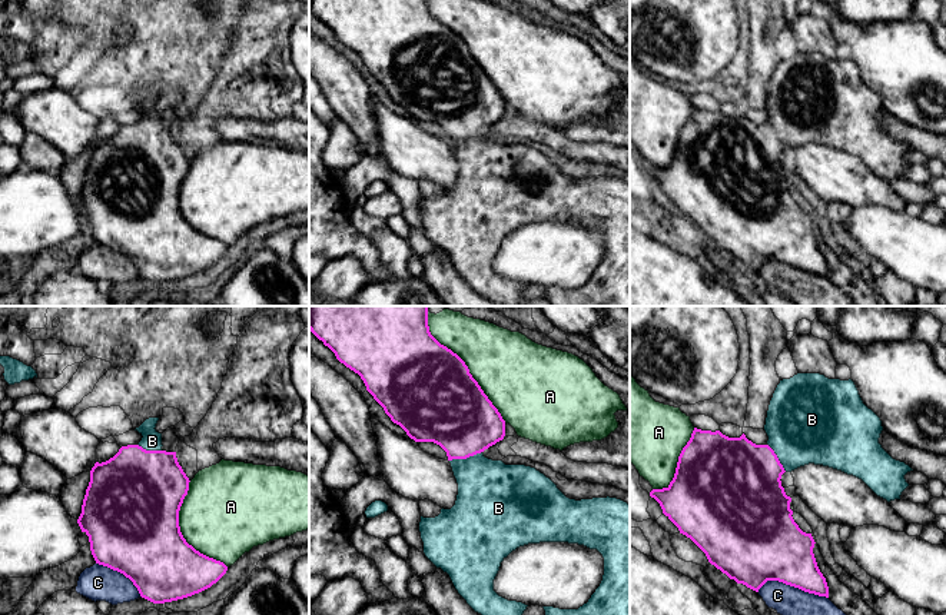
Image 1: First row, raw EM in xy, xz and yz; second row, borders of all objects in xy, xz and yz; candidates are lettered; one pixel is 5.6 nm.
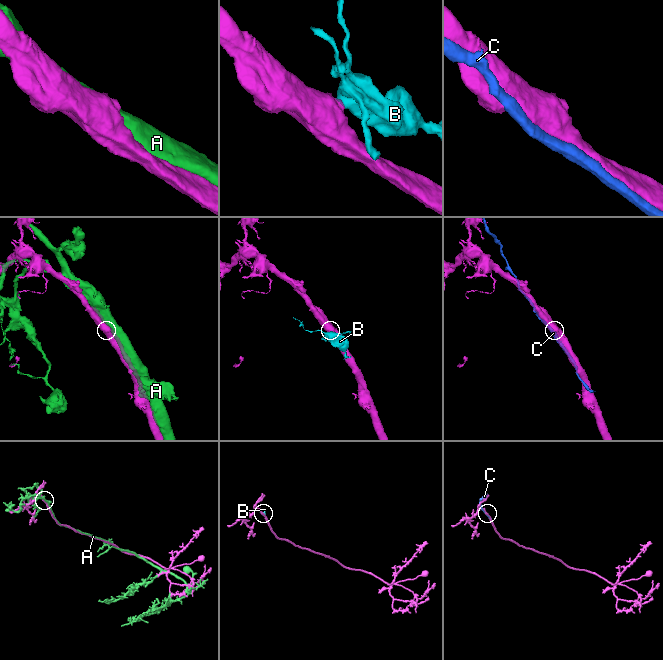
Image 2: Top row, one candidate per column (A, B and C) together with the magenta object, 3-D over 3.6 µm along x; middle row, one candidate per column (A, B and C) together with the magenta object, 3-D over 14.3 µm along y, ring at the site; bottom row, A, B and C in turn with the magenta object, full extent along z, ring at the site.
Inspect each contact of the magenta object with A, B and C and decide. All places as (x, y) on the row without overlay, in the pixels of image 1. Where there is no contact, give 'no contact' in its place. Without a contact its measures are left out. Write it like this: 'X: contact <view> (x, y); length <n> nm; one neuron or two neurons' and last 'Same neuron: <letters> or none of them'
A: contact xz (468, 49); length 750 nm; two neurons
B: contact xz (465, 138); length 190 nm; one neuron
C: contact yz (793, 265); length 400 nm; two neurons
Same neuron: B

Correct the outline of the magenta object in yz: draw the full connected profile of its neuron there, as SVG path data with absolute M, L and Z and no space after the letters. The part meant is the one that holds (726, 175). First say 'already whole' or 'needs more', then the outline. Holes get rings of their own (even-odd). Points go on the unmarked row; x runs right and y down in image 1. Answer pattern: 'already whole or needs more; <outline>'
needs more; M797 53L790 59L780 60L769 84L764 110L769 116L767 123L756 124L751 120L748 120L744 113L740 117L728 117L723 114L720 110L711 112L711 110L701 110L694 107L690 120L683 127L678 136L673 160L667 167L653 169L650 172L650 176L660 183L663 193L678 207L680 213L690 217L706 233L711 245L714 245L717 249L726 253L730 259L734 259L737 263L743 263L747 267L759 272L759 269L767 260L779 260L786 265L799 267L804 272L829 277L829 266L827 266L826 257L820 252L813 233L813 227L816 222L811 213L803 212L799 207L799 205L794 202L791 196L793 190L790 189L791 177L786 174L784 167L781 166L781 160L780 160L781 154L784 152L791 152L809 143L823 144L823 146L829 146L862 159L877 176L890 182L894 179L900 179L902 172L909 166L909 163L904 159L904 154L913 149L904 142L893 139L882 127L882 124L879 123L879 117L883 110L882 100L872 89L869 89L863 83L859 74L859 70L852 59L840 60L840 59L829 59L820 53Z

